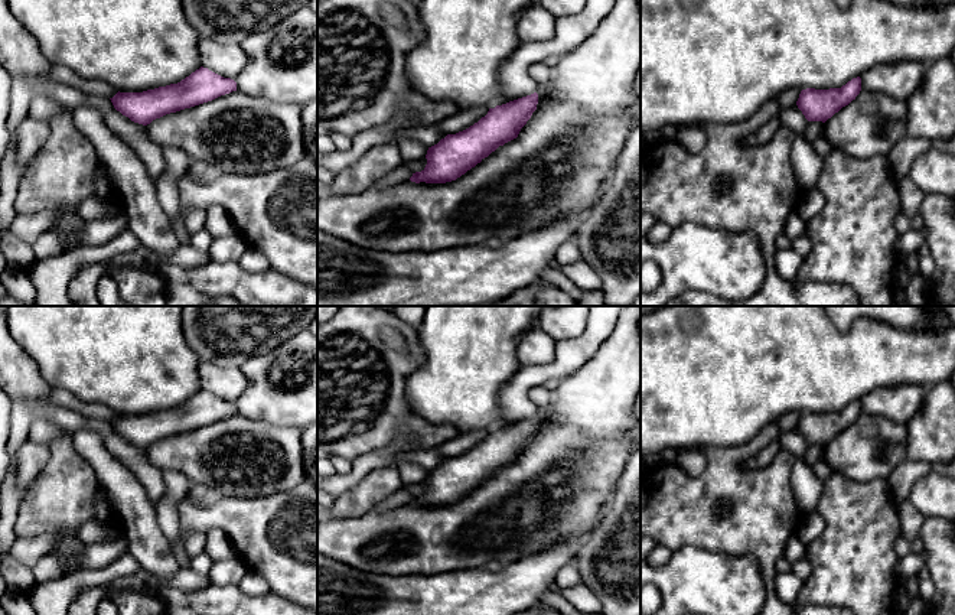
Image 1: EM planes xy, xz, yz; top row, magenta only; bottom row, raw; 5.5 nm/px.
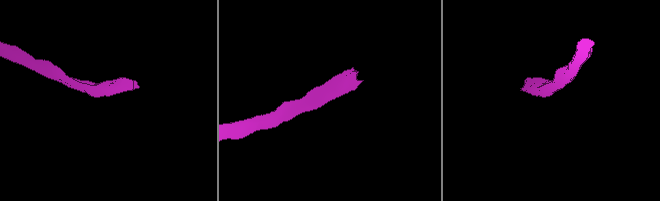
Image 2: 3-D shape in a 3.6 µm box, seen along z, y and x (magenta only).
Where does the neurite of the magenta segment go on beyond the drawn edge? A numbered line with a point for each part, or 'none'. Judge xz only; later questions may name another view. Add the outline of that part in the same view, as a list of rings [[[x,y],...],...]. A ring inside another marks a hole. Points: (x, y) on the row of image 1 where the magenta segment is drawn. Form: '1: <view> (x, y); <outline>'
1: xz (413, 244); [[[615,0],[599,26],[568,53],[558,58],[553,78],[540,87],[537,110],[516,139],[499,146],[475,167],[446,183],[402,182],[391,188],[369,188],[358,195],[317,199],[317,306],[492,306],[535,283],[561,245],[576,240],[590,208],[602,198],[615,163],[632,128],[641,123],[641,0]]]

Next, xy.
1: xy (257, 129); [[[307,4],[265,32],[250,35],[242,43],[199,40],[201,66],[237,82],[237,90],[212,101],[166,114],[146,126],[153,143],[177,147],[190,160],[205,162],[212,172],[258,175],[293,166],[306,156],[302,107],[317,98],[317,13]]]

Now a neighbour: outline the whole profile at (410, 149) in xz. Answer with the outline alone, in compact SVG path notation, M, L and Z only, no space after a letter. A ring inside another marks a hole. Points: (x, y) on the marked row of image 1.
M405 137L398 141L398 147L404 163L423 159L428 150L423 143Z

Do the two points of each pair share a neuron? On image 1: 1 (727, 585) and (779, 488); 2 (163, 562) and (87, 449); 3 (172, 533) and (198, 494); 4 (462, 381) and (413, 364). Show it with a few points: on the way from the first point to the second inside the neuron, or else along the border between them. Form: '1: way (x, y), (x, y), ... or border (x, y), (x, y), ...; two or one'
1: border (711, 552), (752, 555), (759, 565), (765, 582); two
2: way (143, 534), (139, 517), (114, 477); one
3: border (192, 484), (188, 491); two
4: border (419, 334), (424, 361), (406, 381), (407, 399); two

